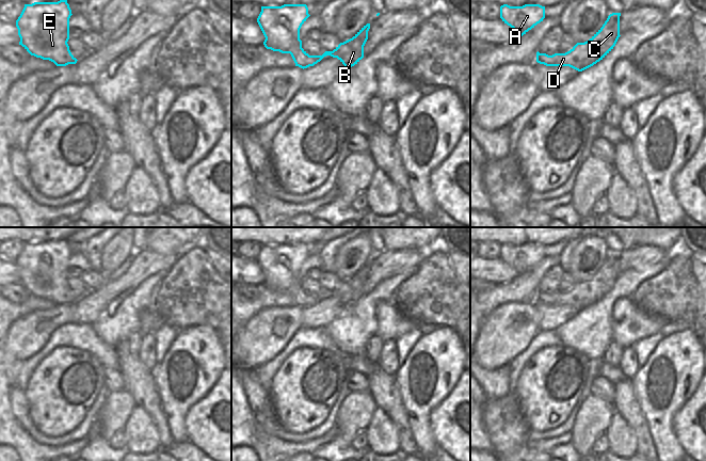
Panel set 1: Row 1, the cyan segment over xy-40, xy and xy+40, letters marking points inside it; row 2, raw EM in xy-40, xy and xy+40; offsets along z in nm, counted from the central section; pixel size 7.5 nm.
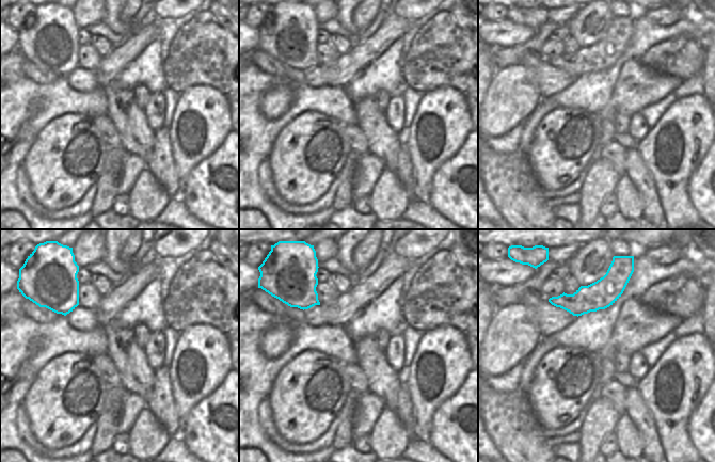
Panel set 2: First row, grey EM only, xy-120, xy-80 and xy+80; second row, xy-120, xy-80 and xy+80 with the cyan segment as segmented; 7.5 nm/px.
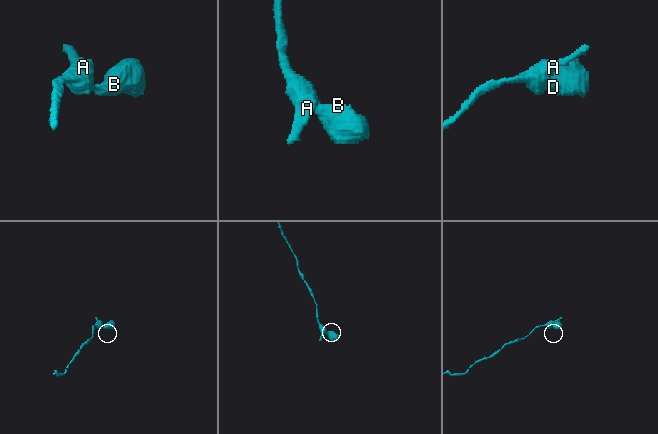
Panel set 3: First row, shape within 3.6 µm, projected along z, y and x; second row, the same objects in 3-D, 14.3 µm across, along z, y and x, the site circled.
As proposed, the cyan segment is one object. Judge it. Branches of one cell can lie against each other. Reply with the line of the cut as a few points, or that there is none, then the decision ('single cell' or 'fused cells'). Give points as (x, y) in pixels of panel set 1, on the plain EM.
no cut; single cell

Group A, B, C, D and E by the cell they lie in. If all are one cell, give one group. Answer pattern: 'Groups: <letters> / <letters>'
Groups: A B C D E.

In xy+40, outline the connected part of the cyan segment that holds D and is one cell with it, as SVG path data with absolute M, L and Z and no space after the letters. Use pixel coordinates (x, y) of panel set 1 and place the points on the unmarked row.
M612 252L608 255L603 266L587 281L577 282L569 290L565 292L546 292L536 291L536 301L546 305L569 305L578 311L582 311L600 299L603 299L615 285L620 274L620 255L621 252Z

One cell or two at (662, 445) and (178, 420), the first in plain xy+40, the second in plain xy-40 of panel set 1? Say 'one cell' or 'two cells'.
one cell

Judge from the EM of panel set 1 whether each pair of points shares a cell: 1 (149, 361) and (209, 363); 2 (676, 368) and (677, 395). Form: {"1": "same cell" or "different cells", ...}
{"1": "different cells", "2": "same cell"}

